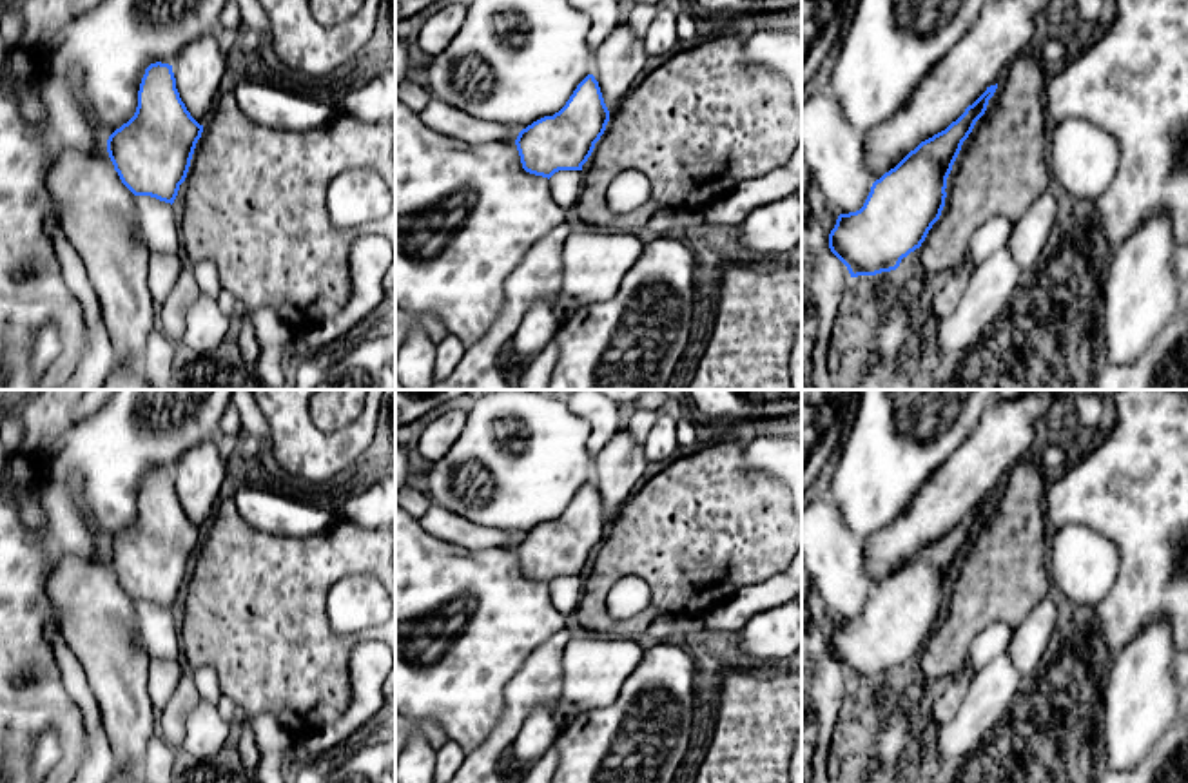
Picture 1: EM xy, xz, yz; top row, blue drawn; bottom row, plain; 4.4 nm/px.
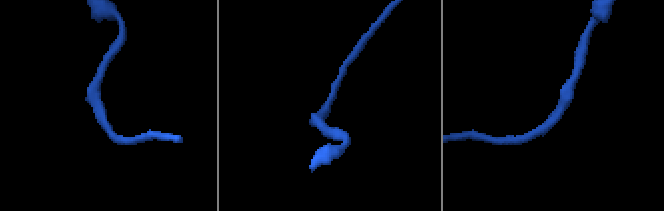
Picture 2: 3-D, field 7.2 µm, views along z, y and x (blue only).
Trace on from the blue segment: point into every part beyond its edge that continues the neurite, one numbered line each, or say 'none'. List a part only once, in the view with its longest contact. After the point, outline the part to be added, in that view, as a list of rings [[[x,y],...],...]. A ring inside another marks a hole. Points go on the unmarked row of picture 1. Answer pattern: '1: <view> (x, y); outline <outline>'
1: yz (1005, 432); outline [[[1032,390],[987,406],[972,433],[921,484],[909,508],[862,542],[863,566],[874,587],[996,491],[1028,455],[1037,426],[1057,419],[1065,404],[1057,390]]]

